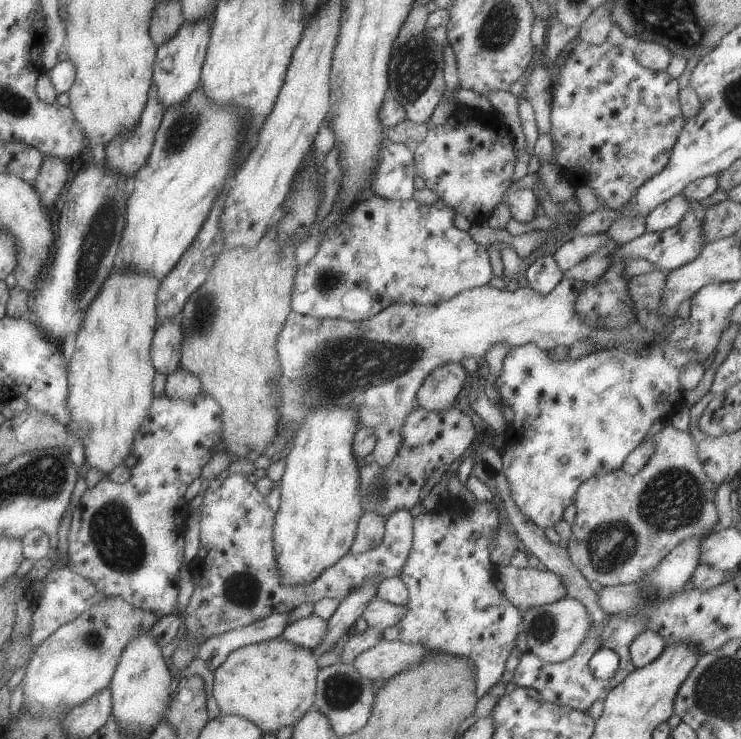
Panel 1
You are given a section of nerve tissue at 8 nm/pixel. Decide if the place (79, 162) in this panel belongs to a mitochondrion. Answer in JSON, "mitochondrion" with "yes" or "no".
{"mitochondrion":"no"}

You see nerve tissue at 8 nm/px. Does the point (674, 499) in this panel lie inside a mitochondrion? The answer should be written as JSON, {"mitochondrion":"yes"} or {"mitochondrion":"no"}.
{"mitochondrion":"yes"}

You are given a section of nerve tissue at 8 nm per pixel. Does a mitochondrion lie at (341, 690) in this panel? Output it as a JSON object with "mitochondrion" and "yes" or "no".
{"mitochondrion":"yes"}

